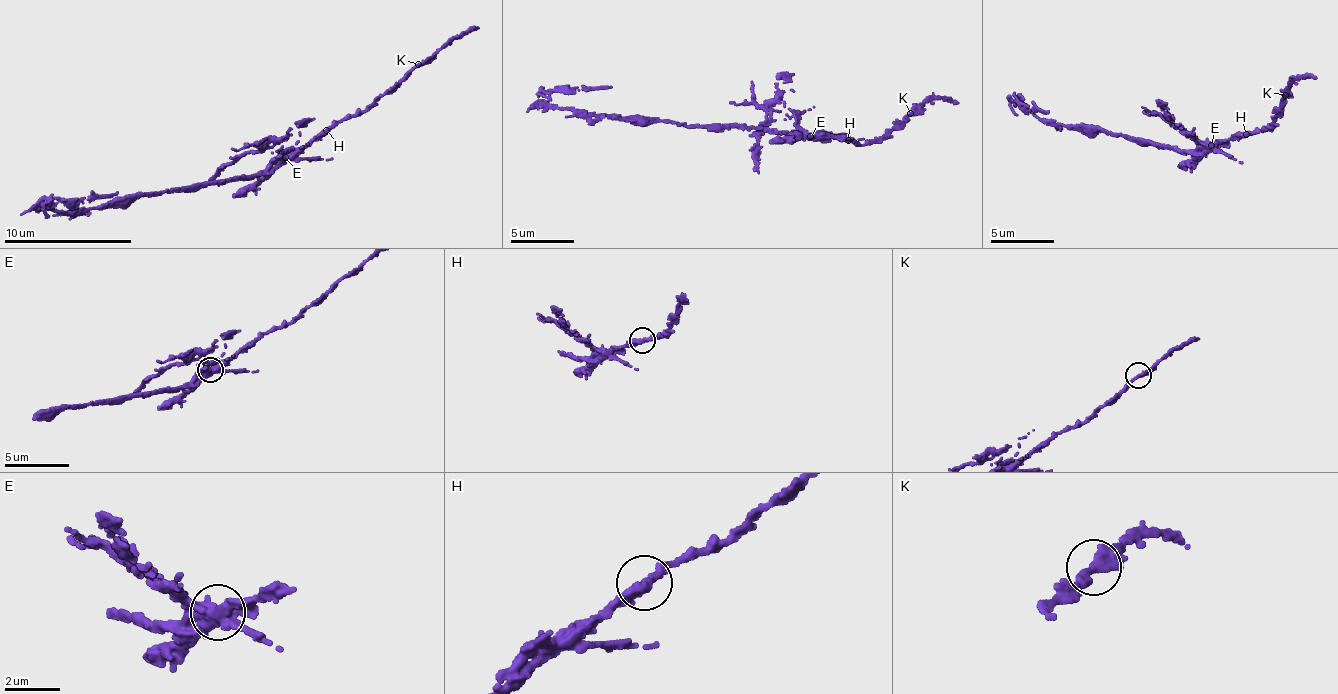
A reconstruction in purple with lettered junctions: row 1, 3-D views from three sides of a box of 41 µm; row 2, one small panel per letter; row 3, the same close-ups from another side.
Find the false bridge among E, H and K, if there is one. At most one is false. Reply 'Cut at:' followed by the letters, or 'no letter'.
Cut at: E

